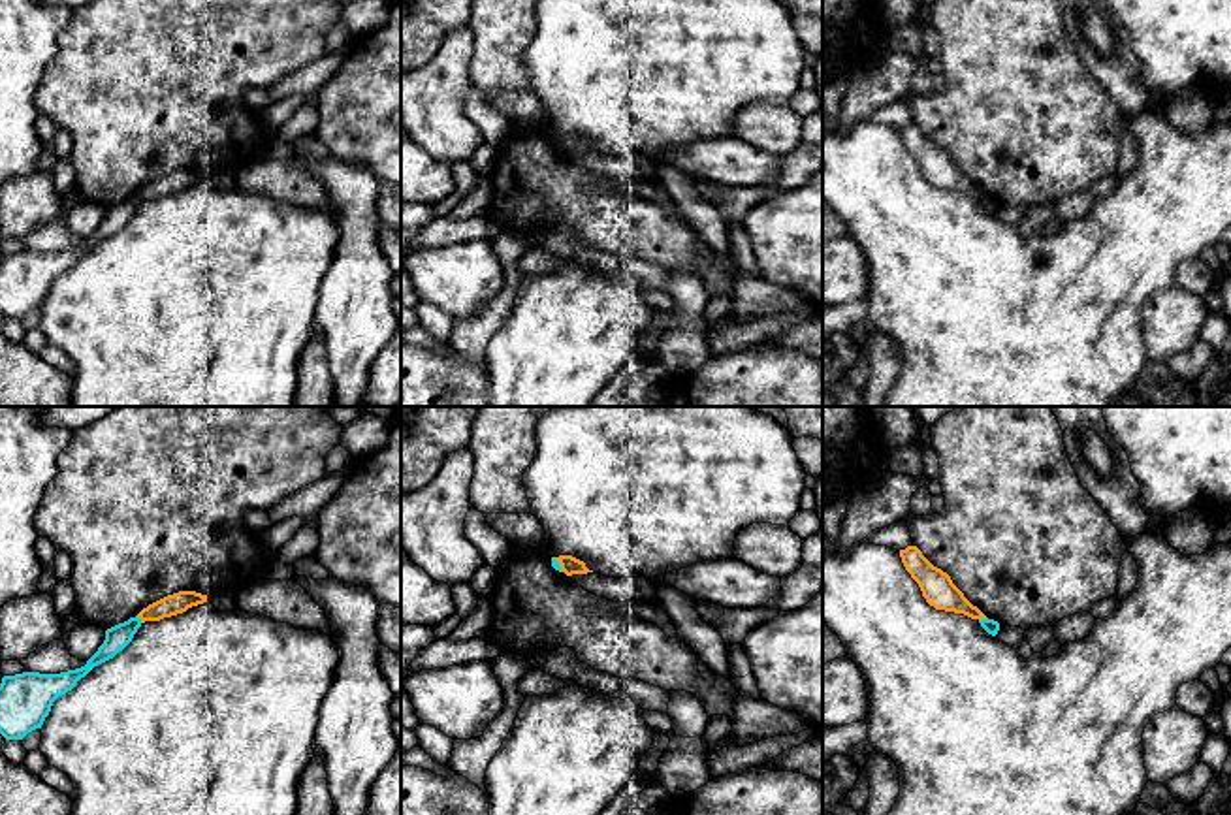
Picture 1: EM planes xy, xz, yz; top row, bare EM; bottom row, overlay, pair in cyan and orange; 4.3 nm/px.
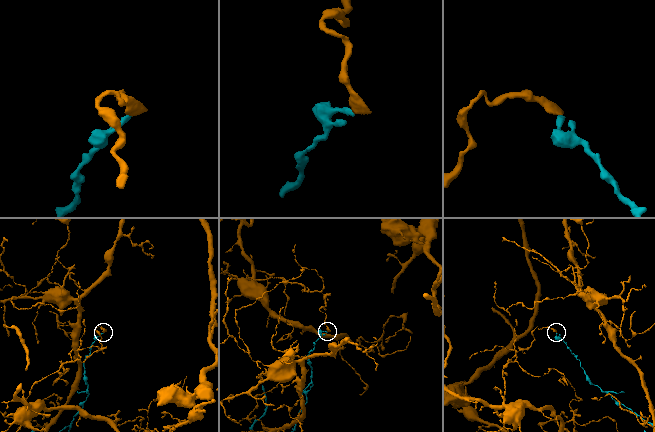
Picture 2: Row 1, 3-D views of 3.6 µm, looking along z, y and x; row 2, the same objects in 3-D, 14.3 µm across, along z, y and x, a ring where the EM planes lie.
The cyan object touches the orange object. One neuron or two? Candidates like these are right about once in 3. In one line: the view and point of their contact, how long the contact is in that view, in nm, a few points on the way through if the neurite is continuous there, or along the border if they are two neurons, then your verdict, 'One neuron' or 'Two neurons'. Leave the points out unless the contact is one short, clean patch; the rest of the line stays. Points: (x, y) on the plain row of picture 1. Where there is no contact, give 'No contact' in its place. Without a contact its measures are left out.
Touches cyan at yz (983, 198). Shared border 40 nm. Boundary: yz (987, 196), (979, 200). Two neurons

